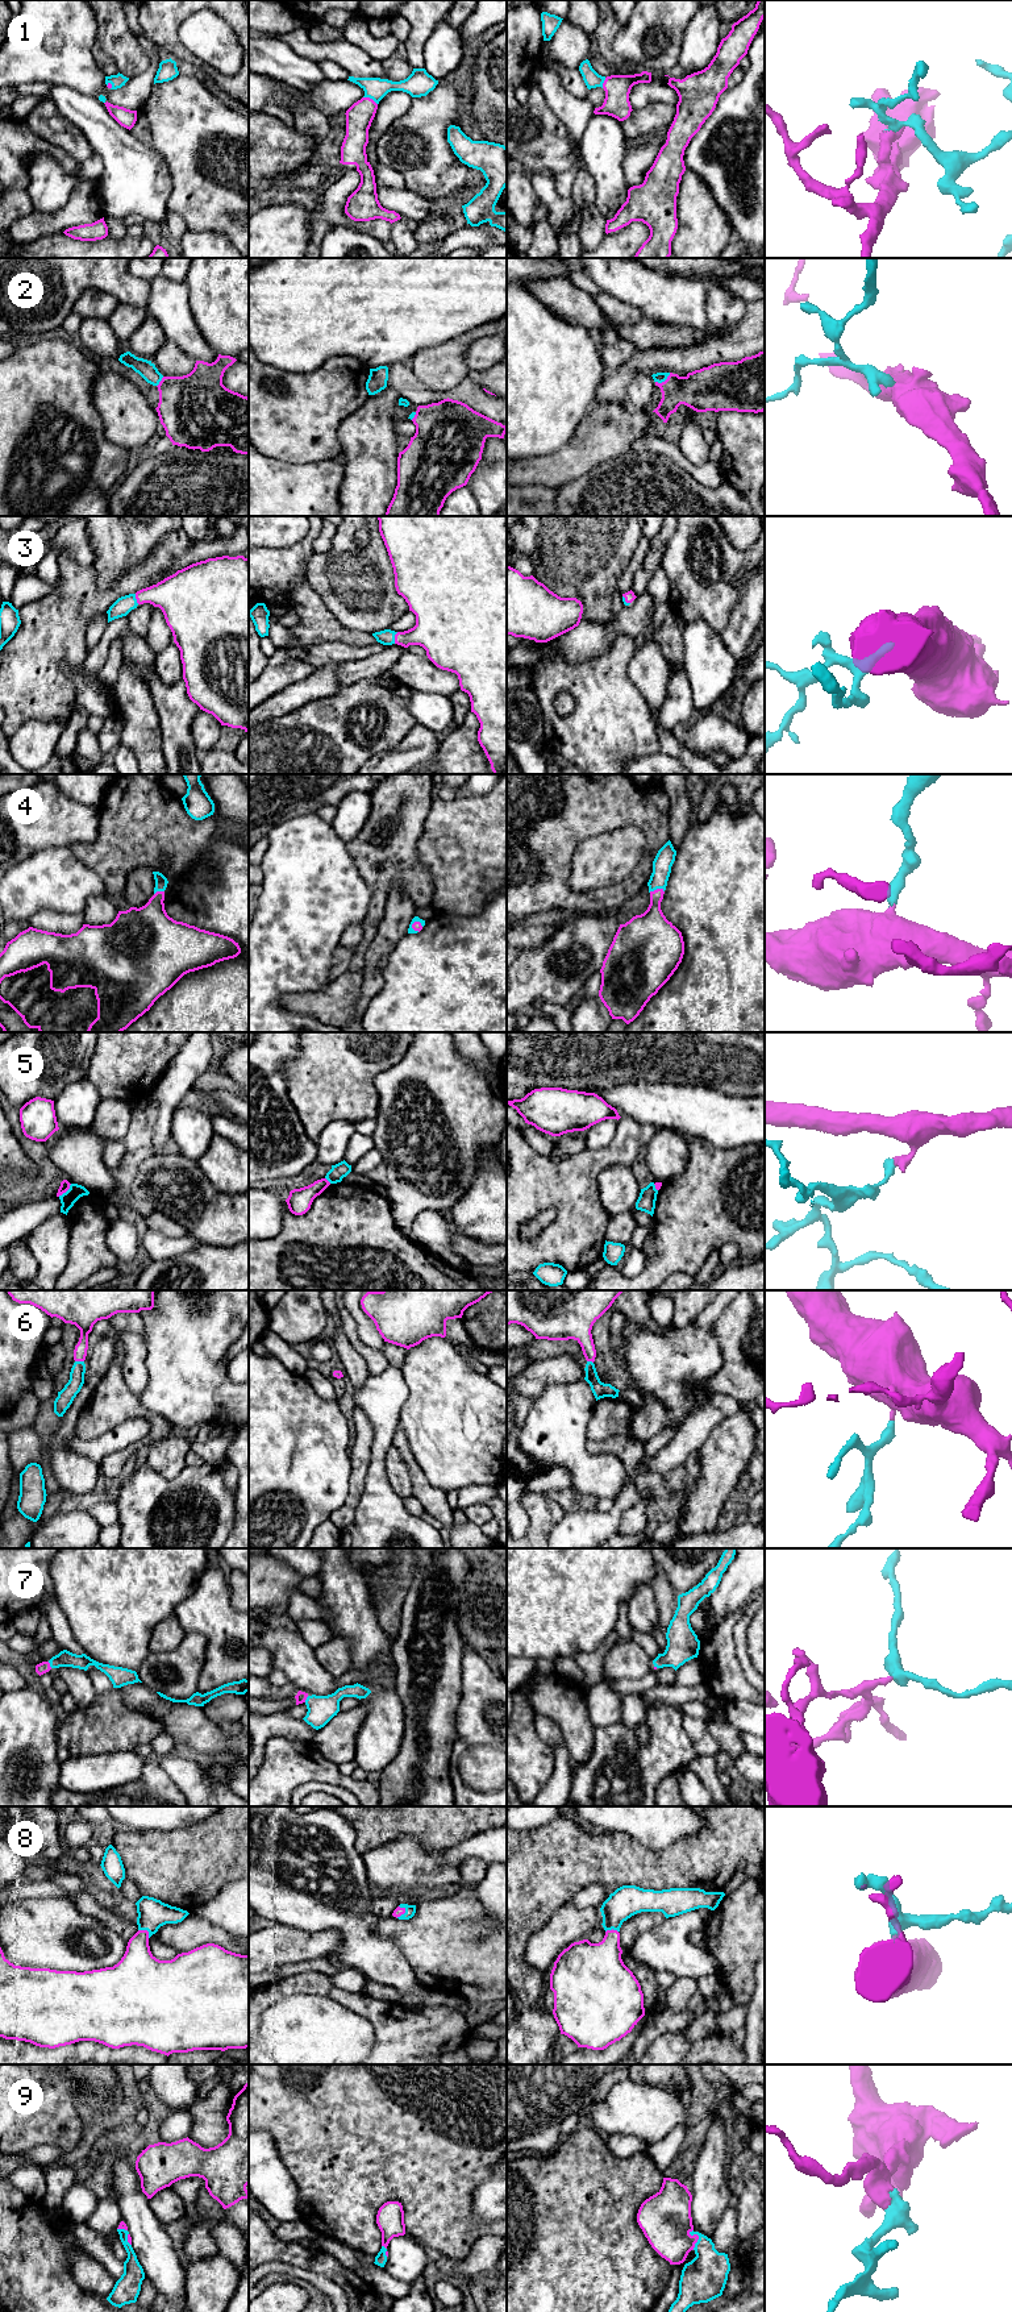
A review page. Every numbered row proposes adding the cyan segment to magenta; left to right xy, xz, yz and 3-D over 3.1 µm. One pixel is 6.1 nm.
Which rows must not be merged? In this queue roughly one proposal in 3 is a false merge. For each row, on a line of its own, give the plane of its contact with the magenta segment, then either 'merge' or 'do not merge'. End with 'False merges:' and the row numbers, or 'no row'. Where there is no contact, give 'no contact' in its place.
1: xz | merge
2: yz | merge
3: xz | merge
4: yz | merge
5: xy | do not merge
6: xy | merge
7: xy | merge
8: xy | merge
9: yz | merge
False merges: 5

